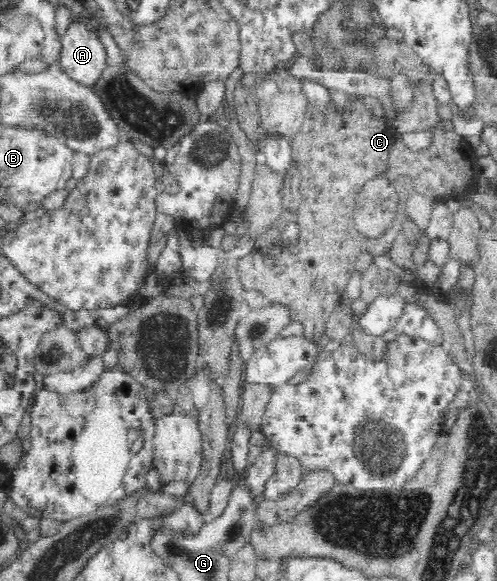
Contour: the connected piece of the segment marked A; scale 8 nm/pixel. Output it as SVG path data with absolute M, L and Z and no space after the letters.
M74 20L61 37L61 45L57 59L60 70L79 85L96 86L108 67L106 49L100 39L88 32L84 24Z

